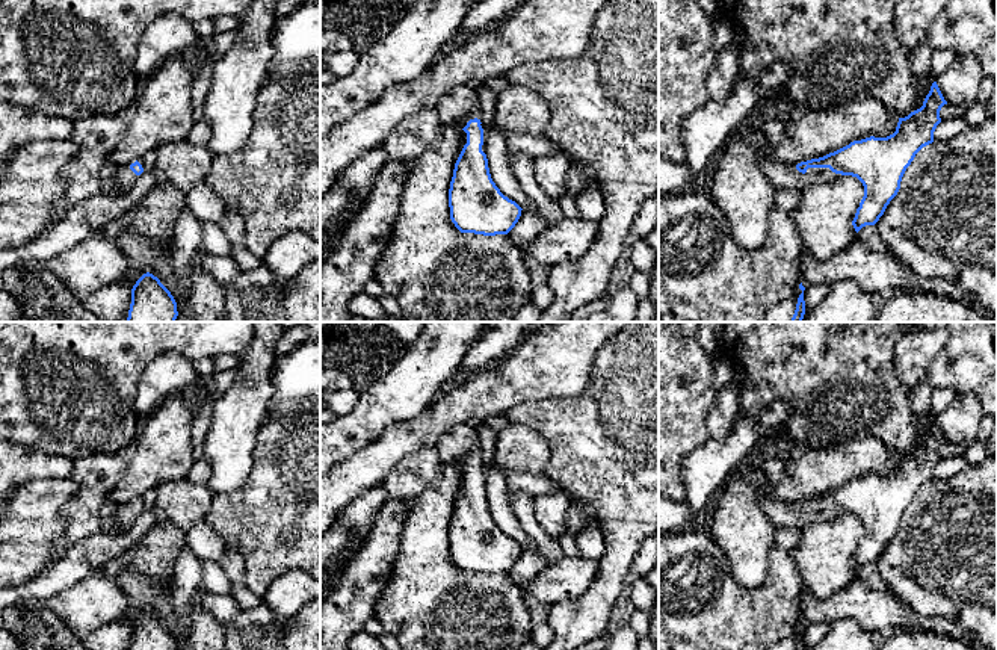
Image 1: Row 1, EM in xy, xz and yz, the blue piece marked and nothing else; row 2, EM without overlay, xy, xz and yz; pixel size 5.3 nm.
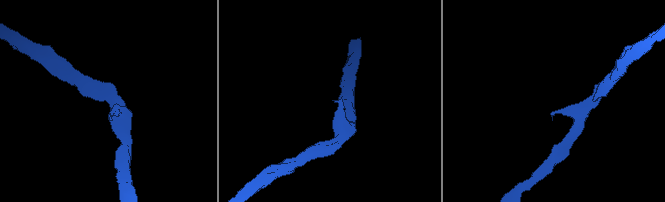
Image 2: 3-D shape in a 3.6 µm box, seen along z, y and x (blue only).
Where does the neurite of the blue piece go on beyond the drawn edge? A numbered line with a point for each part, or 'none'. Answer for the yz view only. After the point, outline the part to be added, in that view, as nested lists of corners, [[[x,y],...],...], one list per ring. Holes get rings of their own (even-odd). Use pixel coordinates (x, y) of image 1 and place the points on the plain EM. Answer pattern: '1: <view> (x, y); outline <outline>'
1: yz (786, 514); outline [[[761,496],[761,508],[773,525],[786,528],[807,528],[813,523],[832,520],[841,512],[832,511],[829,506],[808,506],[805,512],[796,508],[798,502],[776,502]]]

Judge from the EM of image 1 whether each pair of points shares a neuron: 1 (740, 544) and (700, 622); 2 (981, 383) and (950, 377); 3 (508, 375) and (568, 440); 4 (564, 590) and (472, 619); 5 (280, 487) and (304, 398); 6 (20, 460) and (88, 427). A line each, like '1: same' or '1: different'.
1: different
2: same
3: different
4: different
5: different
6: different

